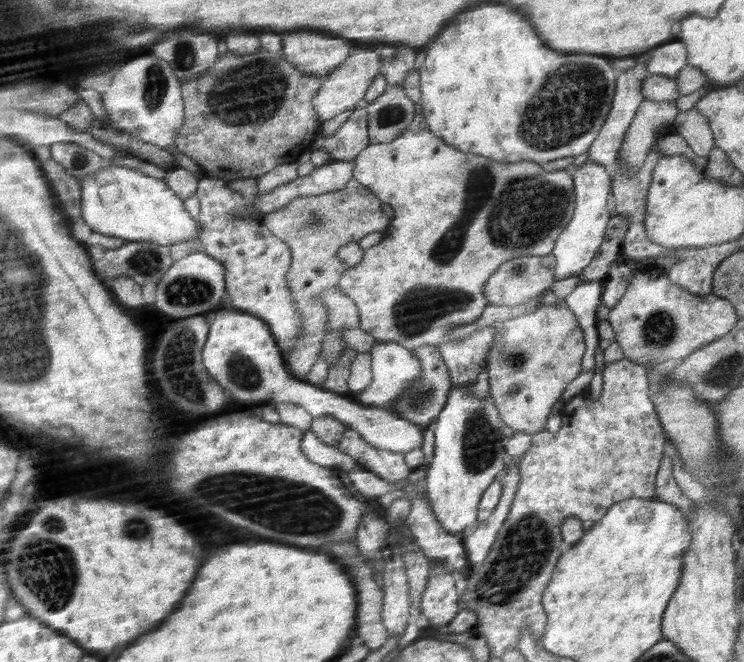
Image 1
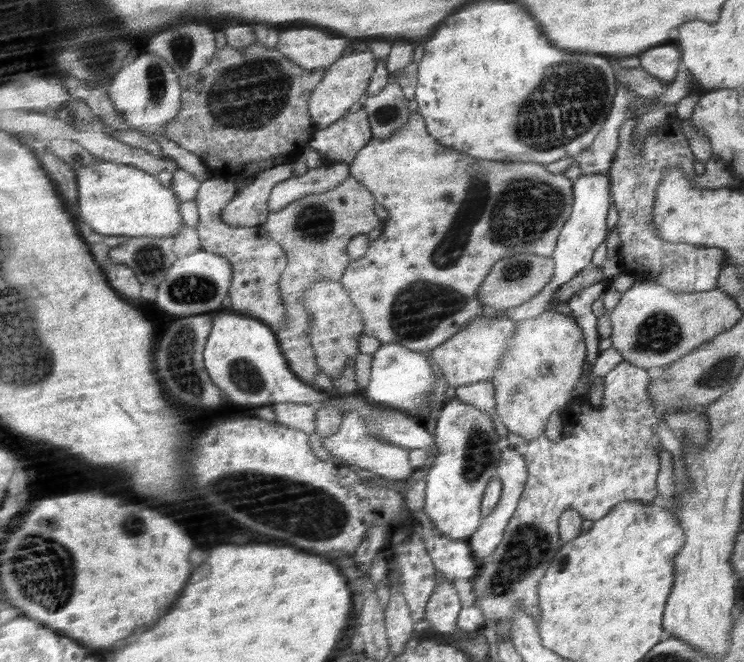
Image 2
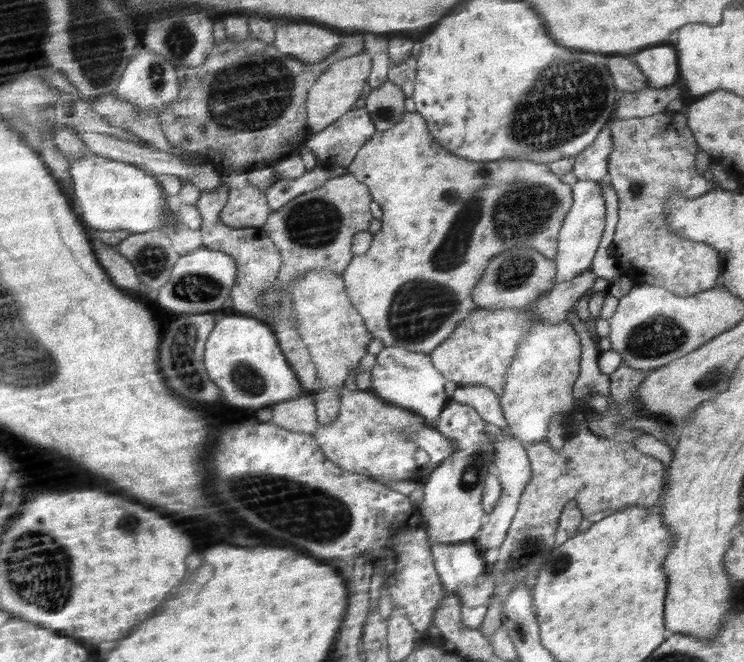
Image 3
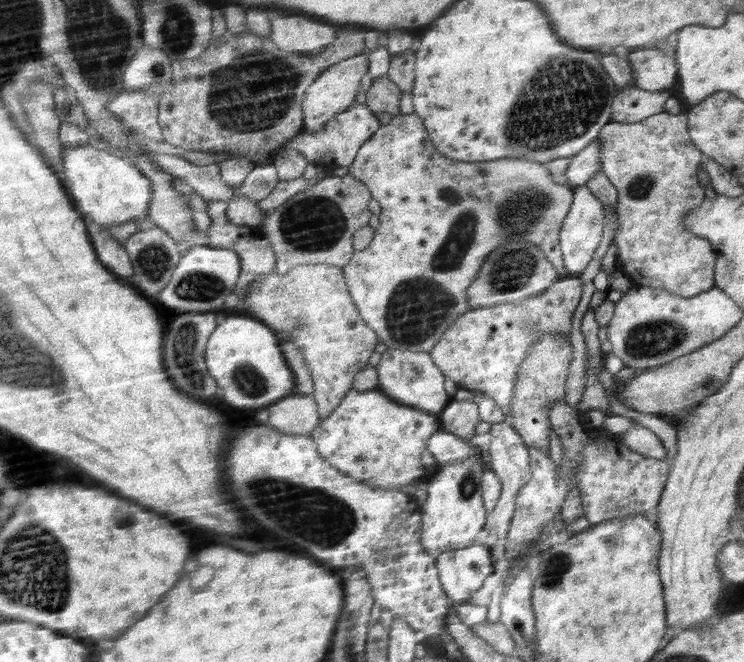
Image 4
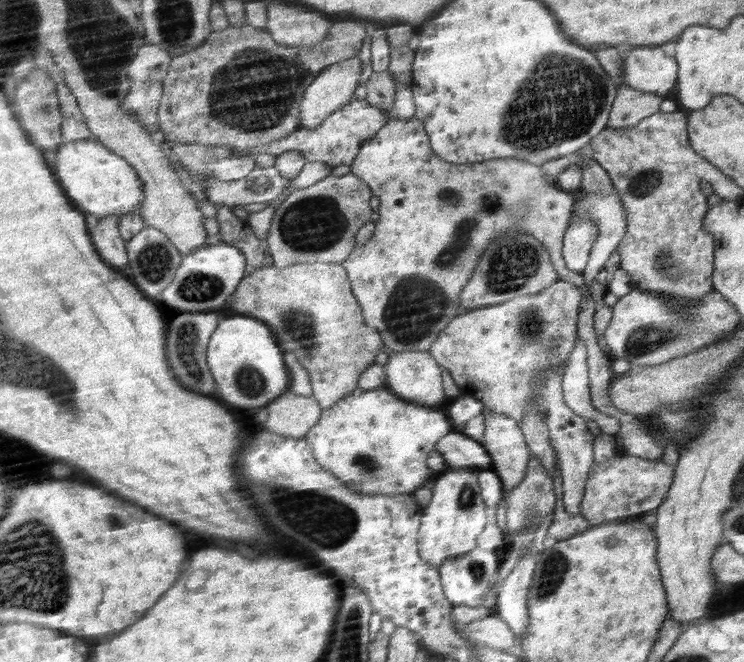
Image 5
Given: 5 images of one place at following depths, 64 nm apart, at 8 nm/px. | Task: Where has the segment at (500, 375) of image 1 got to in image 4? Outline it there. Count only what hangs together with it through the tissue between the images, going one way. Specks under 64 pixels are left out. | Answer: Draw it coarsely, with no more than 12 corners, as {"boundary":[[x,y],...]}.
{"boundary":[[543,335],[518,368],[506,418],[550,450],[548,411],[565,404],[570,337]]}

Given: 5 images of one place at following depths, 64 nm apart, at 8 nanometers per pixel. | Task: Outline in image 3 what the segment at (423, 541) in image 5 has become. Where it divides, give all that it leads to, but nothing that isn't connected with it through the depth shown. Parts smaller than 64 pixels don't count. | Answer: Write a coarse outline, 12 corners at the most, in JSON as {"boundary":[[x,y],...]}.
{"boundary":[[450,400],[436,430],[458,452],[430,468],[428,544],[470,543],[484,524],[494,440]]}

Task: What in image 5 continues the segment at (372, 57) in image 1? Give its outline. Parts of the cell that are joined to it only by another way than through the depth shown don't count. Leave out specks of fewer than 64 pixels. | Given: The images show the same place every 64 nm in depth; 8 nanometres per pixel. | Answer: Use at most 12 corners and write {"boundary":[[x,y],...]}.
{"boundary":[[358,56],[330,65],[301,100],[302,127],[315,129],[350,103]]}

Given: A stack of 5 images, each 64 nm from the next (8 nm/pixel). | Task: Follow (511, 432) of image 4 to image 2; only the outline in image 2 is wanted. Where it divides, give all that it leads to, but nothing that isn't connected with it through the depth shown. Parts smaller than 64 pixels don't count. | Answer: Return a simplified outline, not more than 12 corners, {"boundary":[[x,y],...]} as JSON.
{"boundary":[[506,445],[498,461],[501,498],[468,539],[486,560],[501,544],[524,490],[523,450]]}

